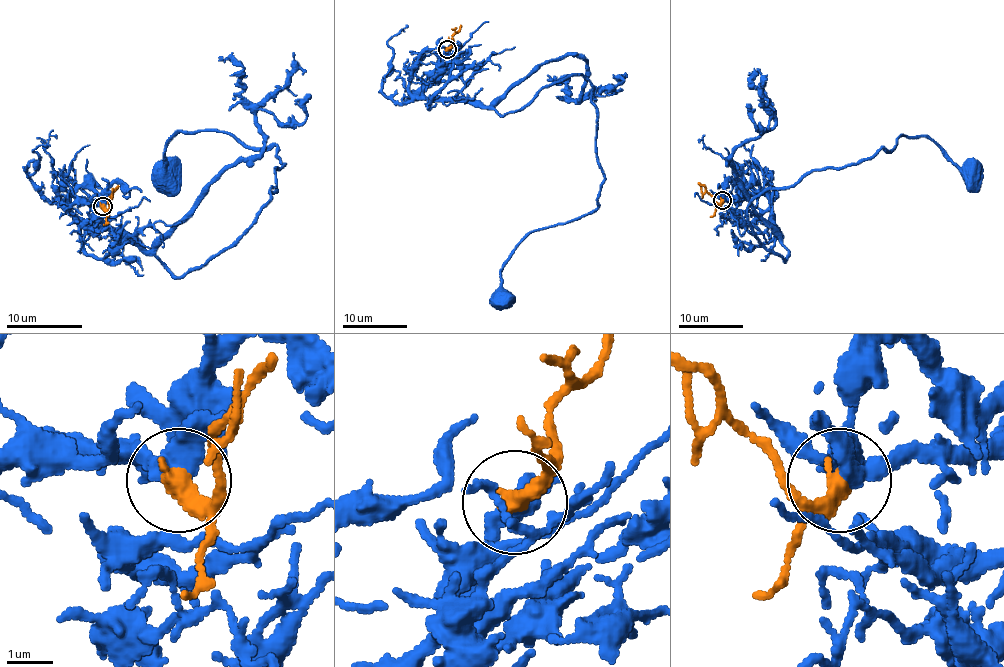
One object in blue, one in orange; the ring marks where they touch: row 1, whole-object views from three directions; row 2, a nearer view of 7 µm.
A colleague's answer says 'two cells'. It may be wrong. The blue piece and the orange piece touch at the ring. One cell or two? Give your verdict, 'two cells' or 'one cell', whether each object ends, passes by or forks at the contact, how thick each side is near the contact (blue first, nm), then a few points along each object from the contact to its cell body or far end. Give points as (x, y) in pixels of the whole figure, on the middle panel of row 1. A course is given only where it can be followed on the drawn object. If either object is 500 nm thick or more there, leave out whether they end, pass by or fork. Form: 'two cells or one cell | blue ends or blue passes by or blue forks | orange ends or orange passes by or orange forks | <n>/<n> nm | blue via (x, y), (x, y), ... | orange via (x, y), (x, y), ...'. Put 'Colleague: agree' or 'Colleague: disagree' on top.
Colleague: disagree
one cell | blue passes by | orange ends | 420/460 nm | blue via (447, 49), (419, 96), (500, 115), (572, 75), (591, 84), (598, 208), (531, 230), (500, 269), (505, 307) | orange via (447, 49), (453, 42), (452, 37), (460, 29), (460, 24)

